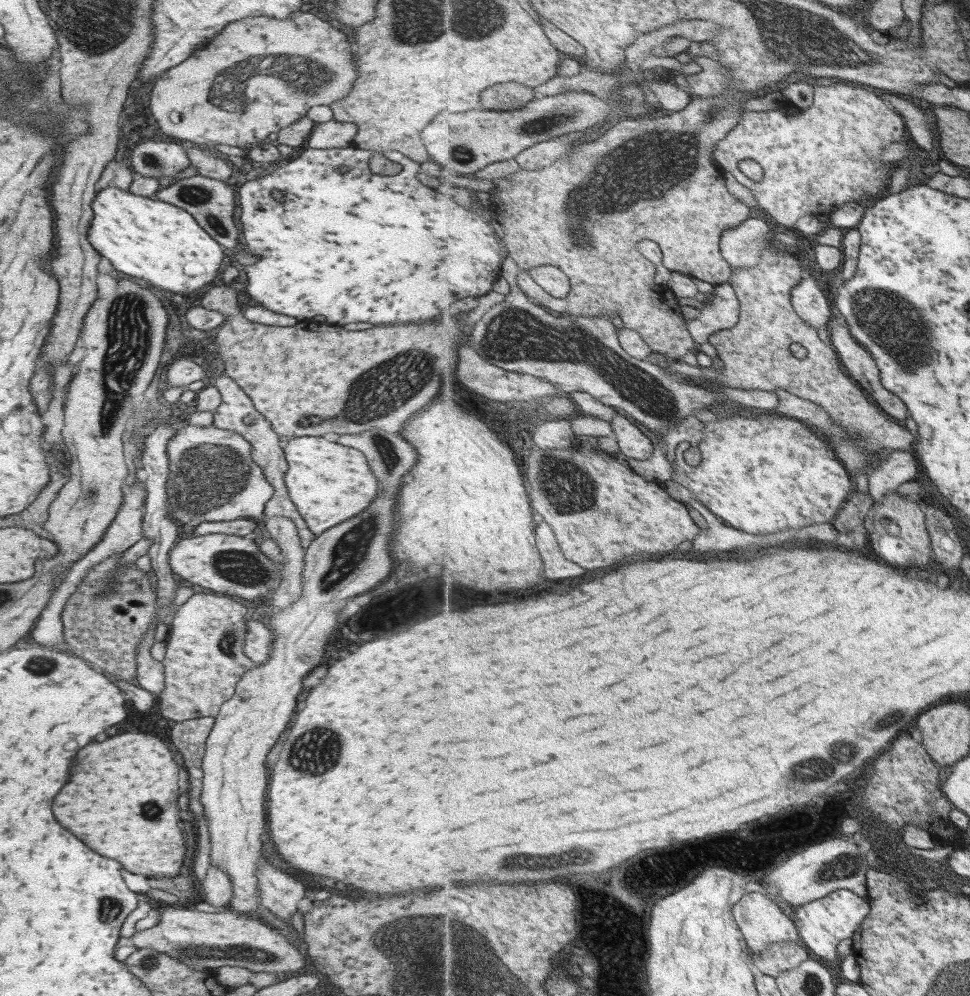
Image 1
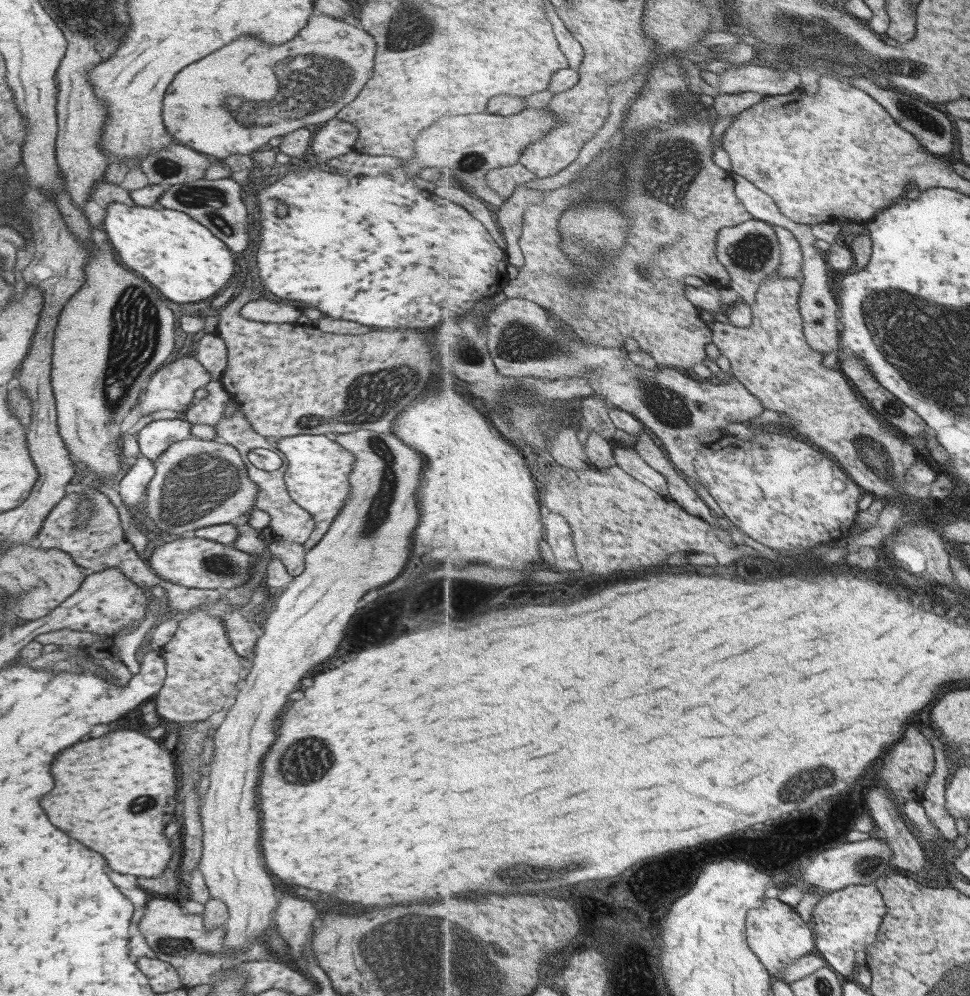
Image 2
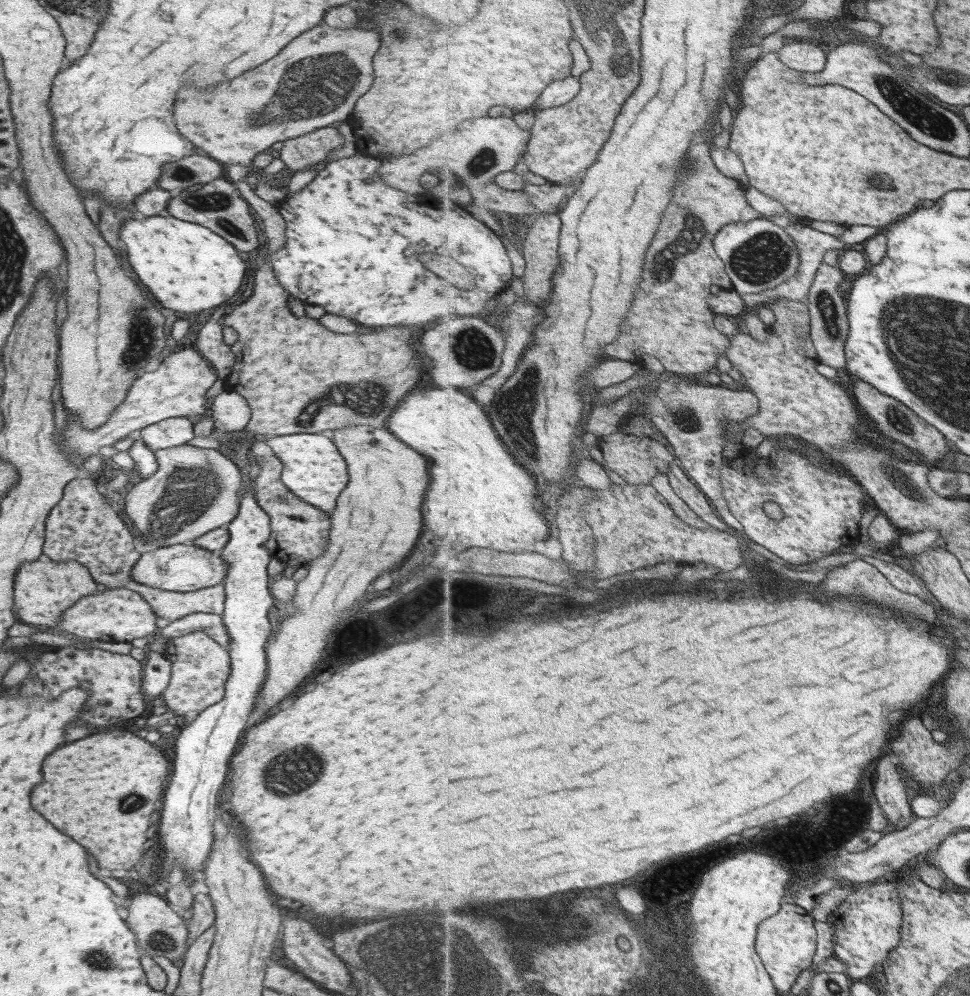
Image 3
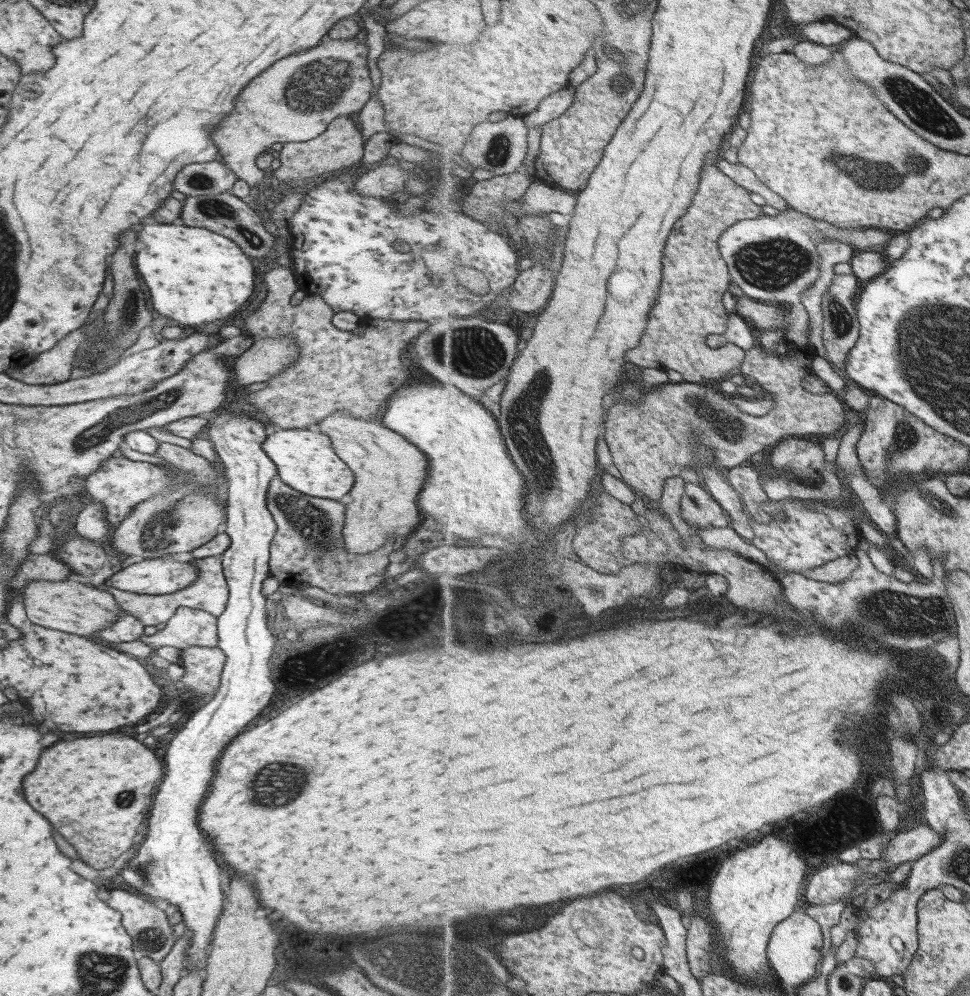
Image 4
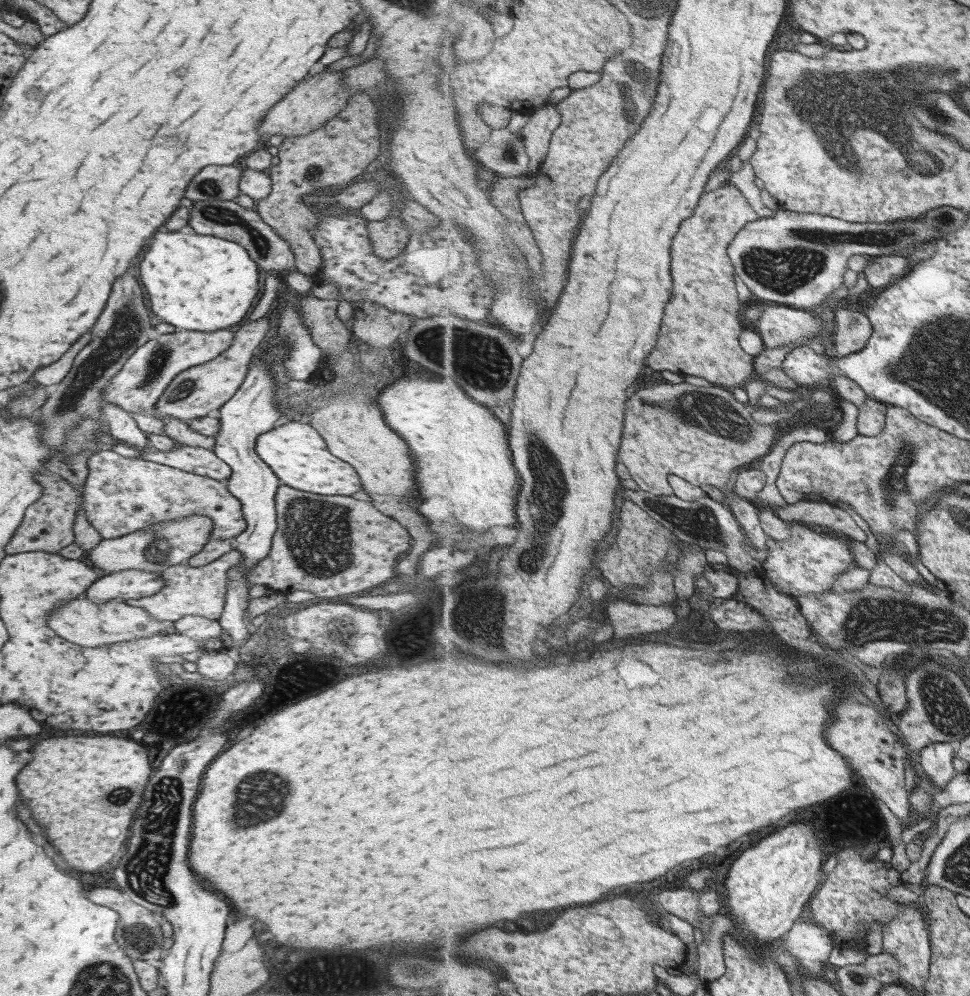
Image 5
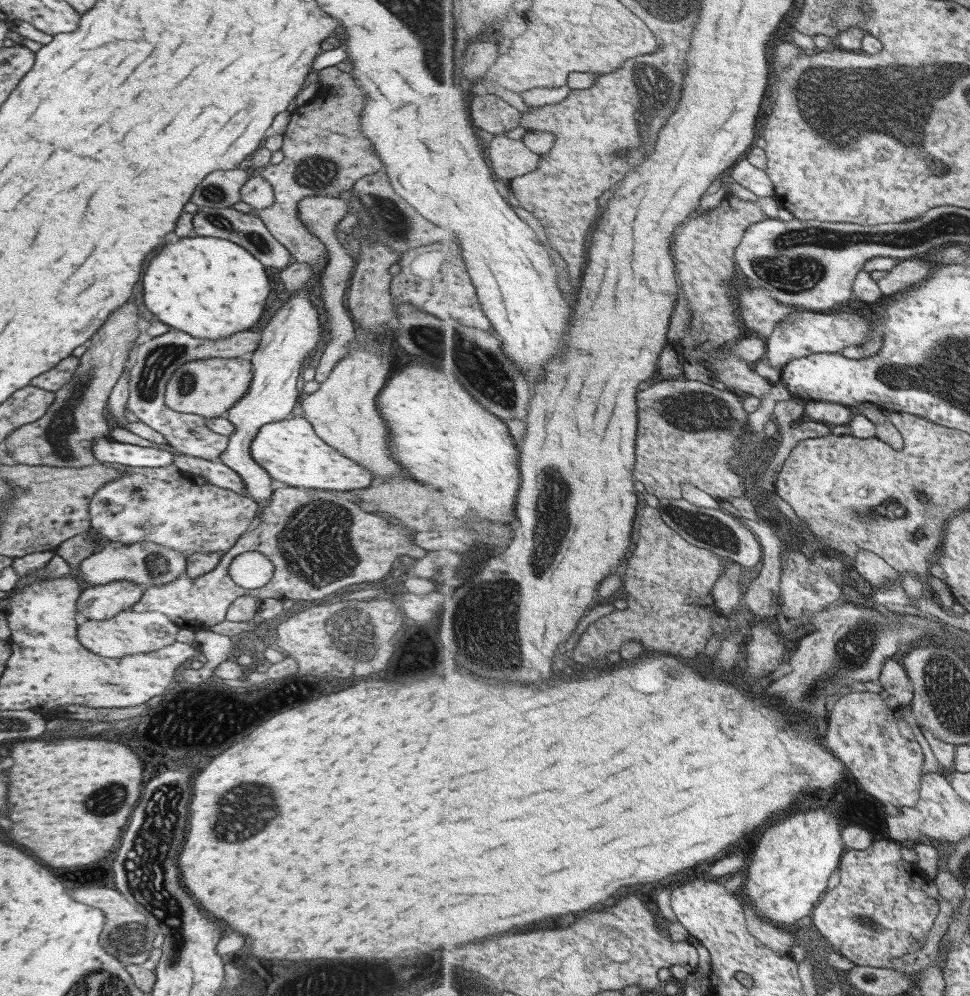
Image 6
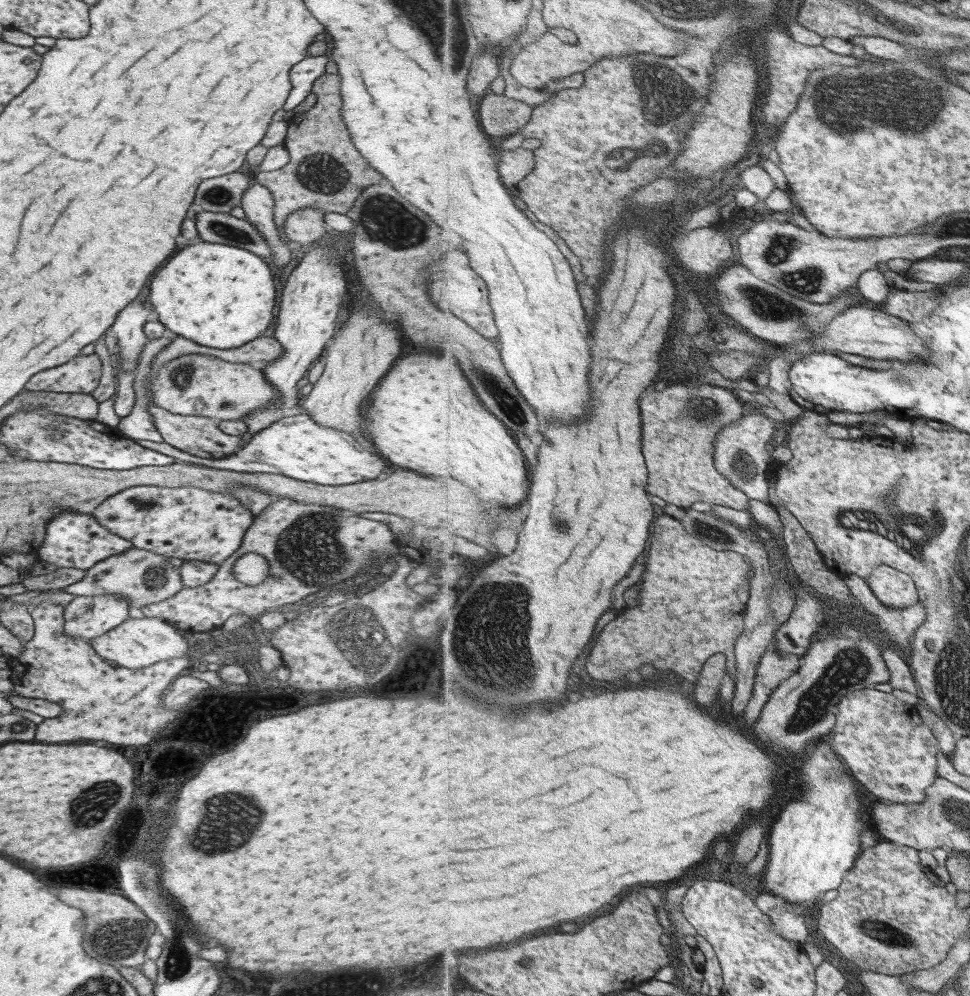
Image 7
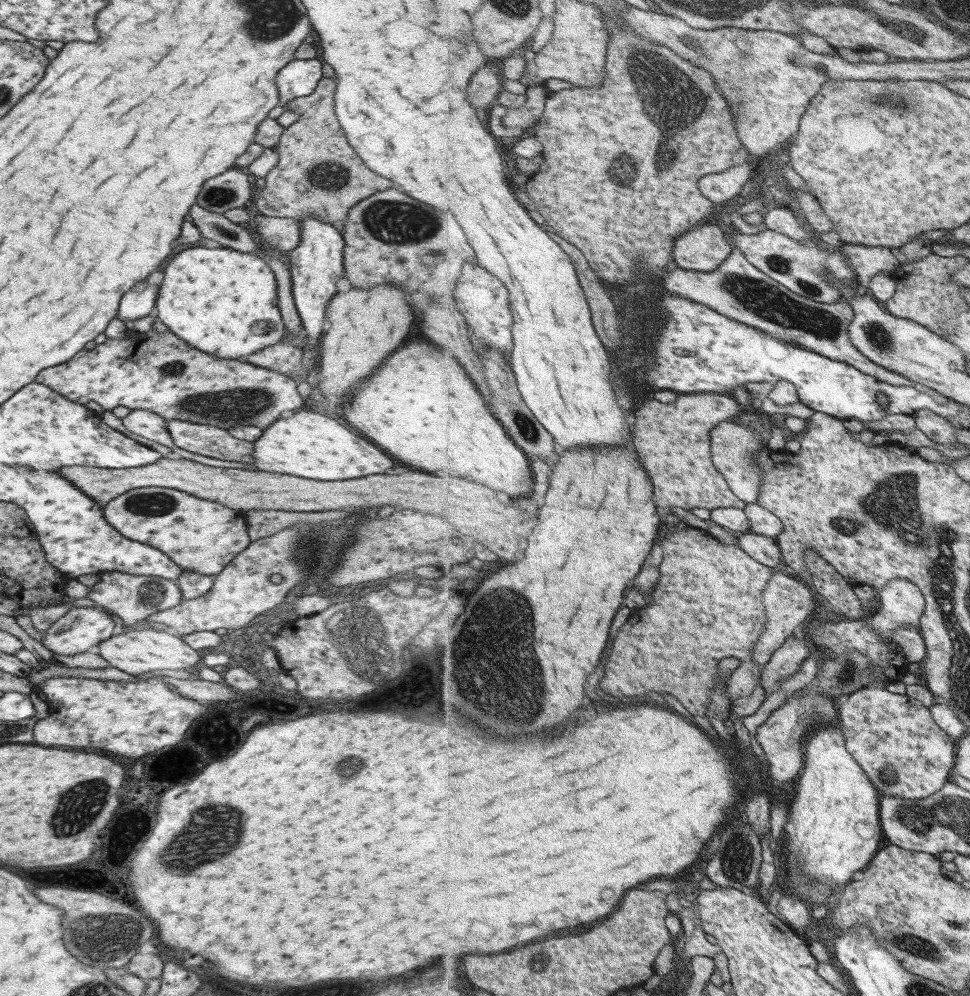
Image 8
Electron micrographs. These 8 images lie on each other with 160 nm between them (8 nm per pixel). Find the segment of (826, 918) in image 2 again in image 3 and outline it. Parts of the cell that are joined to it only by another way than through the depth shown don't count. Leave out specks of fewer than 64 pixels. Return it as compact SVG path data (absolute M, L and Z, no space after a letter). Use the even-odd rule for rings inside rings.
M878 881L862 885L833 907L831 915L835 916L835 957L848 966L847 974L853 980L871 979L873 970L877 966L883 967L889 952L901 944L904 914L897 882Z

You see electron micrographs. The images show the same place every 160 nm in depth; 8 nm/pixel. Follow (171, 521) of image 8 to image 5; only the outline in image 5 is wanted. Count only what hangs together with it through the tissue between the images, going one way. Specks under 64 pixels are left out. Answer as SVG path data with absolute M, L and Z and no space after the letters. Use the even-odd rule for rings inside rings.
M109 448L97 450L86 462L88 473L82 488L82 509L87 523L91 525L102 539L117 538L126 534L143 531L144 528L151 528L159 523L167 521L179 521L186 516L198 514L206 516L211 521L208 538L211 540L227 540L233 538L245 528L243 515L240 511L240 500L237 500L221 481L183 472L178 468L172 468L163 464L158 464L144 459L125 458L119 456Z

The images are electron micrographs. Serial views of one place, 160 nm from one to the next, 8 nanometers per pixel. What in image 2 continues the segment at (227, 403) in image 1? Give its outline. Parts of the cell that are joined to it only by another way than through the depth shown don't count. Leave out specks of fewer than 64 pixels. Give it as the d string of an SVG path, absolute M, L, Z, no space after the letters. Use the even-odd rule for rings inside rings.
M237 403L236 410L230 416L220 418L213 427L216 428L216 436L223 438L225 444L236 448L238 455L243 459L253 448L267 448L267 450L277 452L275 440L259 436L245 420ZM247 464L245 473L247 474L246 477L255 483L258 491L255 495L254 505L257 510L267 512L269 515L268 527L272 530L272 534L274 536L283 536L287 542L296 542L296 544L302 545L313 530L313 520L311 520L311 515L298 504L295 504L295 501L291 500L288 495L284 485L283 470L285 470L283 464L279 467L279 470L274 471L263 471Z

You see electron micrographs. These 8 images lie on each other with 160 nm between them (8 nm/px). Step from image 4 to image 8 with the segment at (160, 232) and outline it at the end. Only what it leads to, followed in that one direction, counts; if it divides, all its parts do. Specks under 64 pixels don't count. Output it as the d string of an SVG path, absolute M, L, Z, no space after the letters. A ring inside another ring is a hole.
M187 248L169 260L169 264L165 266L163 281L158 288L153 314L177 338L205 354L215 358L245 360L245 356L285 340L282 339L285 338L284 324L277 308L273 272L263 260L251 254L235 252L229 248Z

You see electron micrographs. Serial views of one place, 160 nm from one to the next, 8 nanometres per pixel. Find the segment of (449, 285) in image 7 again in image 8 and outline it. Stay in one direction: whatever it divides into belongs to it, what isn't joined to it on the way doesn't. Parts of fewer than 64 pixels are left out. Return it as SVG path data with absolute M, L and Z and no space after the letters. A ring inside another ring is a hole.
M467 264L467 272L463 272L457 284L455 302L457 302L455 308L463 312L464 318L469 320L469 326L475 330L475 336L479 338L473 340L475 348L479 347L479 344L489 344L489 347L507 354L514 351L514 318L509 308L512 304L510 290L503 282L499 282L497 276L493 276L491 272L483 270L477 264Z

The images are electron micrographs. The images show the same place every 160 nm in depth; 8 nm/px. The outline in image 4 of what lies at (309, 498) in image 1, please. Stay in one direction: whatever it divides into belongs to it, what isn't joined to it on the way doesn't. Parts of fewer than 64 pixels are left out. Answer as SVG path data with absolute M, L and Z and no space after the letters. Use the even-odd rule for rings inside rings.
M277 428L263 439L262 449L276 466L276 475L281 482L308 497L316 496L338 501L341 496L348 494L353 484L349 468L333 454L325 434L311 432L307 428L305 430Z

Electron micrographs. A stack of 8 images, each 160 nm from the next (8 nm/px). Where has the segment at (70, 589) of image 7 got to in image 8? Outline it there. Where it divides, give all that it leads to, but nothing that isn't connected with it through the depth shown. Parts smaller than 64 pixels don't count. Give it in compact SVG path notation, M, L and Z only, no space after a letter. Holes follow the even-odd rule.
M100 572L99 581L89 587L87 598L97 606L116 614L126 626L146 619L150 614L177 606L183 599L175 580L165 580L160 576L135 576L126 572Z

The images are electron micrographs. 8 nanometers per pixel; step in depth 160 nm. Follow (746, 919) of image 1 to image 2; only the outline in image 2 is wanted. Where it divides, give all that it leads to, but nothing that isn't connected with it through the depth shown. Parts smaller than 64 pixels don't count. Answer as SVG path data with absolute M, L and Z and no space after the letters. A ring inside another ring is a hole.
M766 898L761 908L752 908L747 919L748 943L761 959L774 979L781 979L783 970L801 958L816 951L814 930L801 918L794 906L781 902L779 898Z

